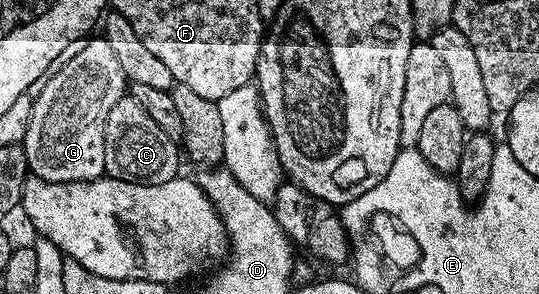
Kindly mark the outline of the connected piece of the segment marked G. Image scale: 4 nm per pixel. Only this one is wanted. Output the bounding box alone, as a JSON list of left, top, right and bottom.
[21,36,129,184]

